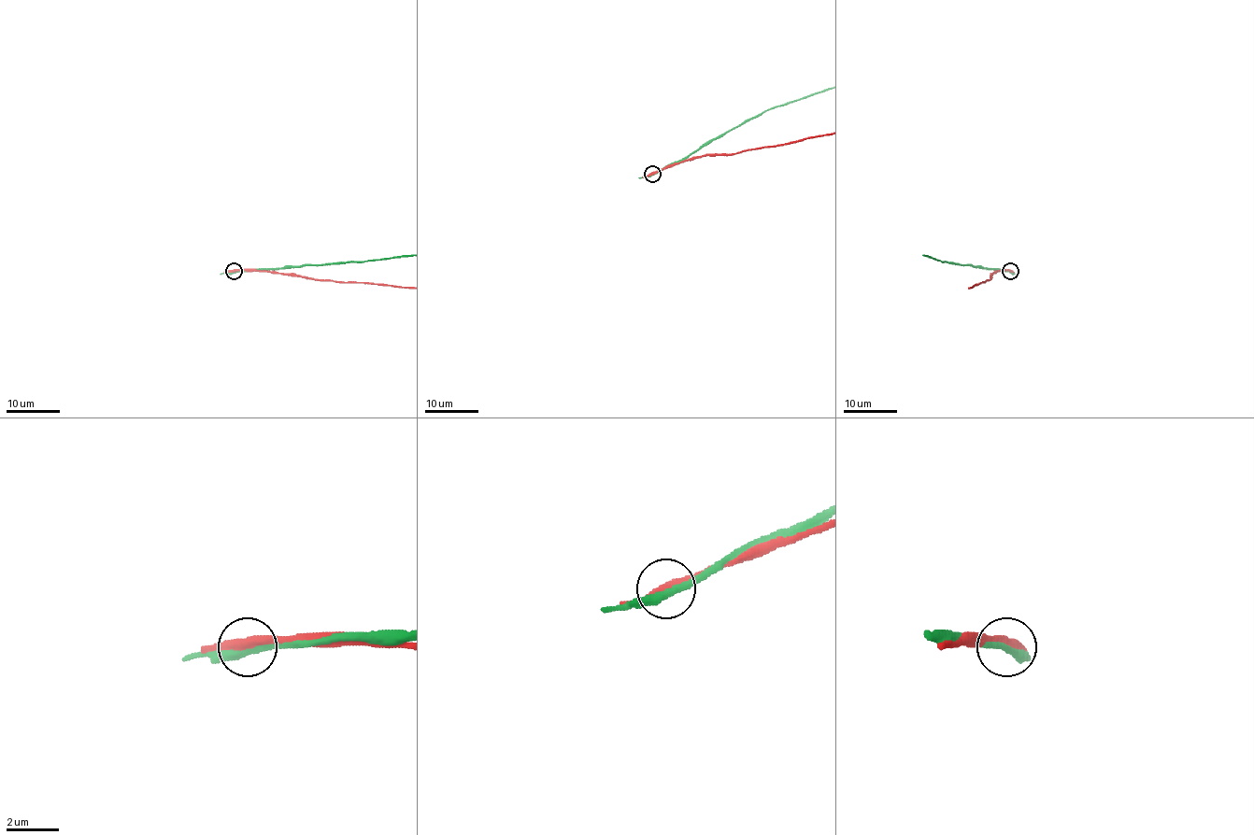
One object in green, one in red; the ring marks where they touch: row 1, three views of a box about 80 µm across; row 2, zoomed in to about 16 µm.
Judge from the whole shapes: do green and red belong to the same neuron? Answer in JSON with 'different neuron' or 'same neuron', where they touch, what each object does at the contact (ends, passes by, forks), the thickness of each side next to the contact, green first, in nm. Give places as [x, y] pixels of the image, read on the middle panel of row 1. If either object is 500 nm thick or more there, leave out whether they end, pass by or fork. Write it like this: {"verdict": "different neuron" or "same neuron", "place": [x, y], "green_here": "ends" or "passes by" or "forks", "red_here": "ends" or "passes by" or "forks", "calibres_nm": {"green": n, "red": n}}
{"verdict": "different neuron", "place": [652, 174], "green_here": "passes by", "red_here": "passes by", "calibres_nm": {"green": 280, "red": 360}}

